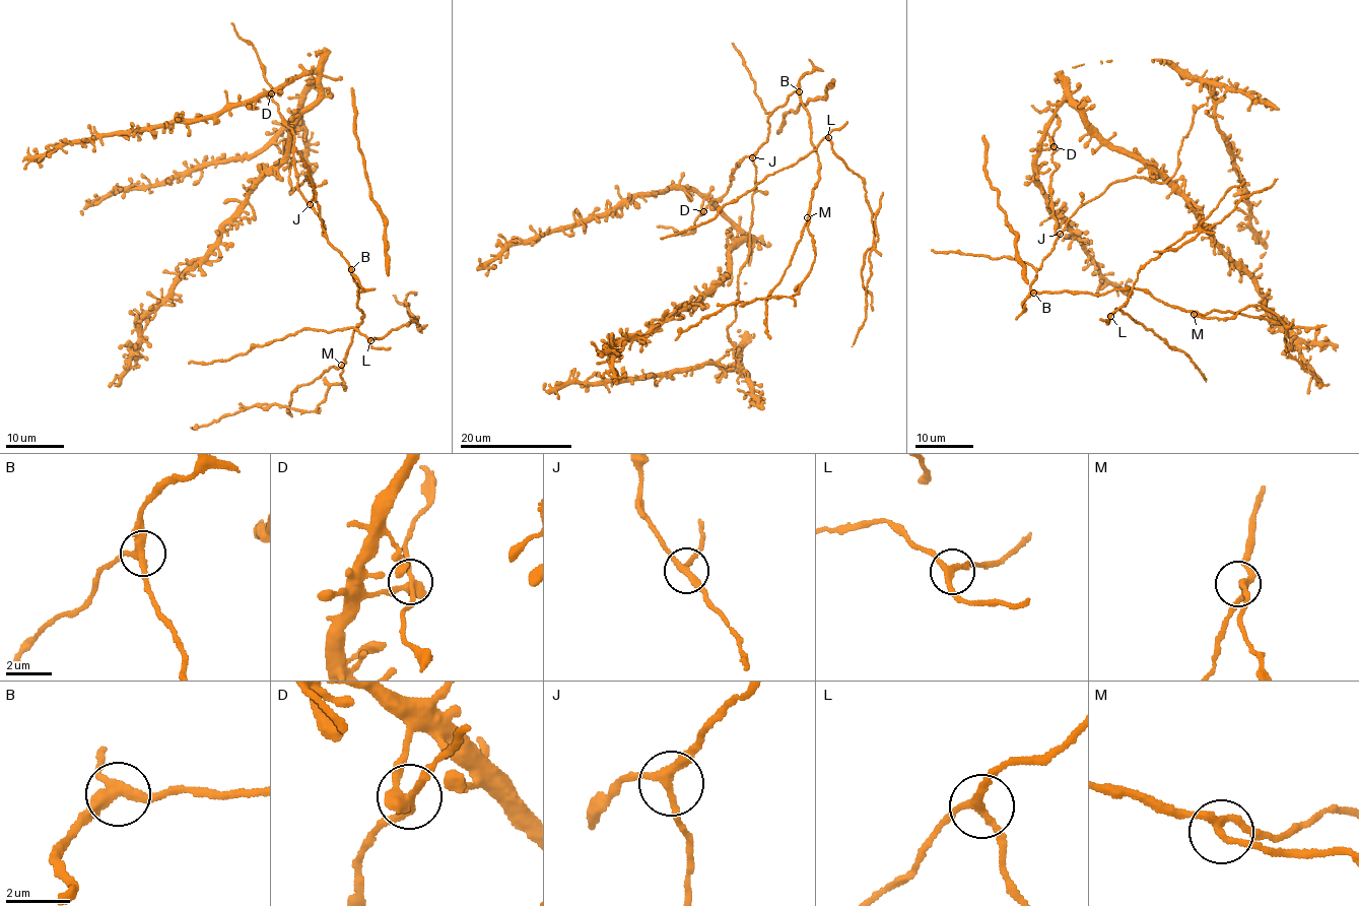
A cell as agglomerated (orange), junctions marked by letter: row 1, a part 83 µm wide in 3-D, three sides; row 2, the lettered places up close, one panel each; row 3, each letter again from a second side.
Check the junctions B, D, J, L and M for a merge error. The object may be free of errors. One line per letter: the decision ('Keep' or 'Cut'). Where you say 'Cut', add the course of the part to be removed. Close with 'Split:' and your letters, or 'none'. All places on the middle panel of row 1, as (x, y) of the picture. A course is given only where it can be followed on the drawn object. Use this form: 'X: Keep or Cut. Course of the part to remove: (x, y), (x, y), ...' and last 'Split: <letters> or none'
B: Keep
D: Keep
J: Keep
L: Keep
M: Keep
Split: none

